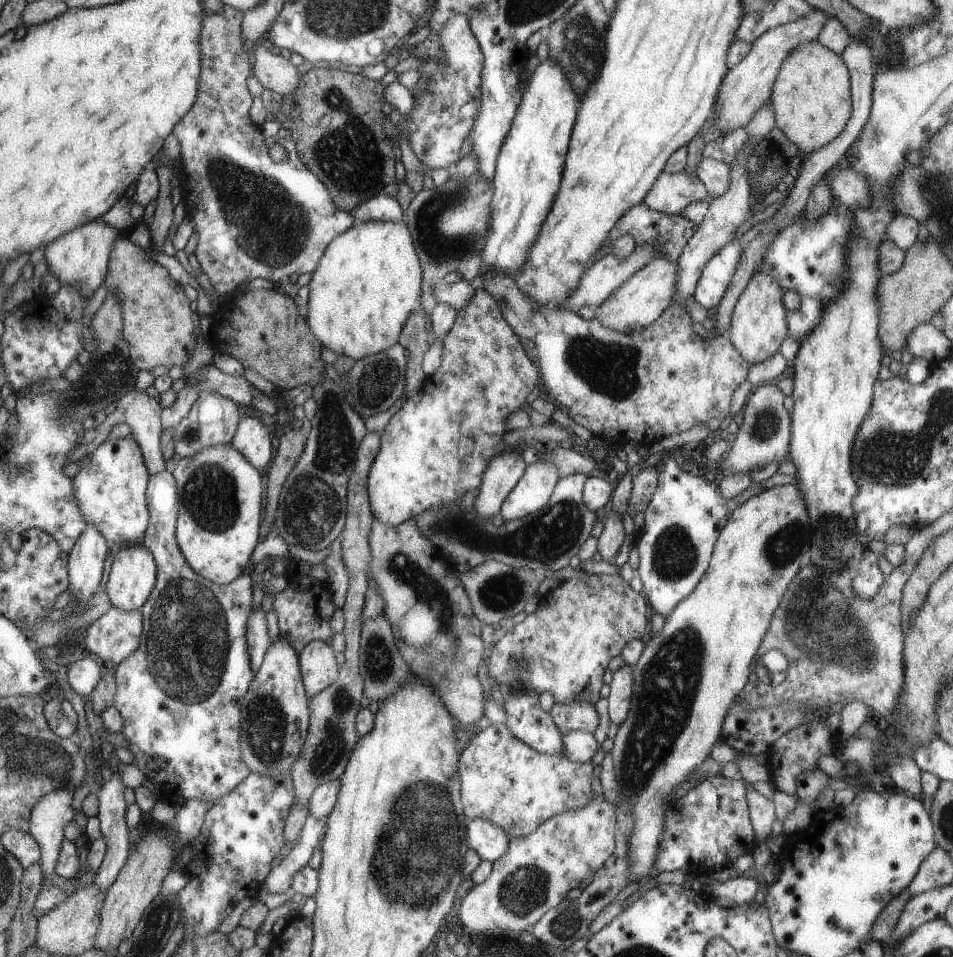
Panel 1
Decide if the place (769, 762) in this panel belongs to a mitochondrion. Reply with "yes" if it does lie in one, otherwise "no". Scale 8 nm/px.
no

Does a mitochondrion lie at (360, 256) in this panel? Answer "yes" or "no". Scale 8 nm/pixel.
no

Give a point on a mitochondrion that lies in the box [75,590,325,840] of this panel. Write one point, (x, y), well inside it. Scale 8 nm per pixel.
(267, 721)

